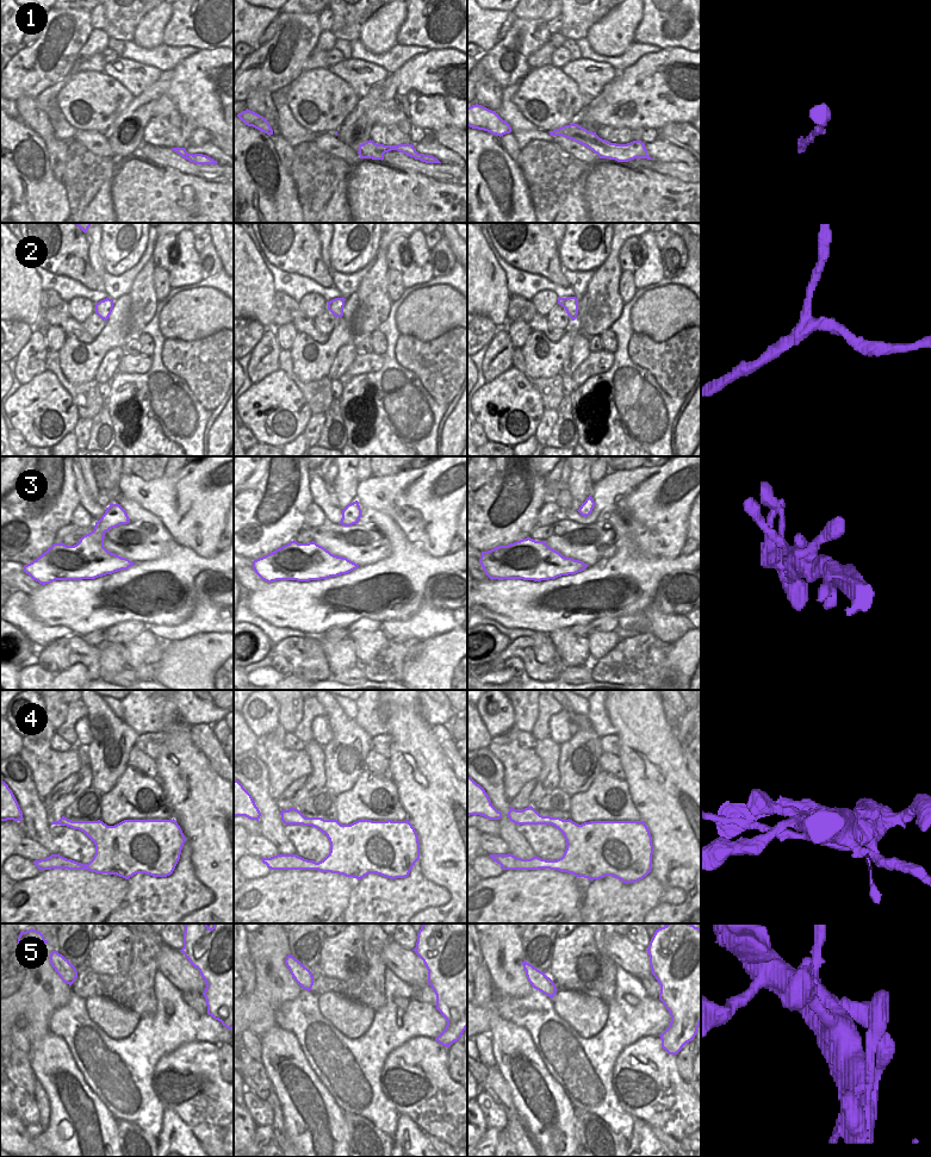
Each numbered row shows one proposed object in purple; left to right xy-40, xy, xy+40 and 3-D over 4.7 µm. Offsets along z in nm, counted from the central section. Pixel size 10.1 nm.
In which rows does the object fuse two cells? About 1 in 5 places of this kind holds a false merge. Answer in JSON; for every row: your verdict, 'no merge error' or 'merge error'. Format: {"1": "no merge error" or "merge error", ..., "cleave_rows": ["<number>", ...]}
{"1": "no merge error", "2": "no merge error", "3": "no merge error", "4": "no merge error", "5": "no merge error", "cleave_rows": []}

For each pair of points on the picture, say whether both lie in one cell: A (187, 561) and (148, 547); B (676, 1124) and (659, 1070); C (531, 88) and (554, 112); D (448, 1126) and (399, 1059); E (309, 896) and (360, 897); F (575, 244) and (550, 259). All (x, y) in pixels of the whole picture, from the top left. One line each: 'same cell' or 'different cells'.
A: different cells
B: same cell
C: same cell
D: same cell
E: different cells
F: different cells

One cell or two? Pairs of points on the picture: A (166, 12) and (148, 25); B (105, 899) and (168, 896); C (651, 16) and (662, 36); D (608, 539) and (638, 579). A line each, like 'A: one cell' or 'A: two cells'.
A: one cell
B: two cells
C: one cell
D: two cells

